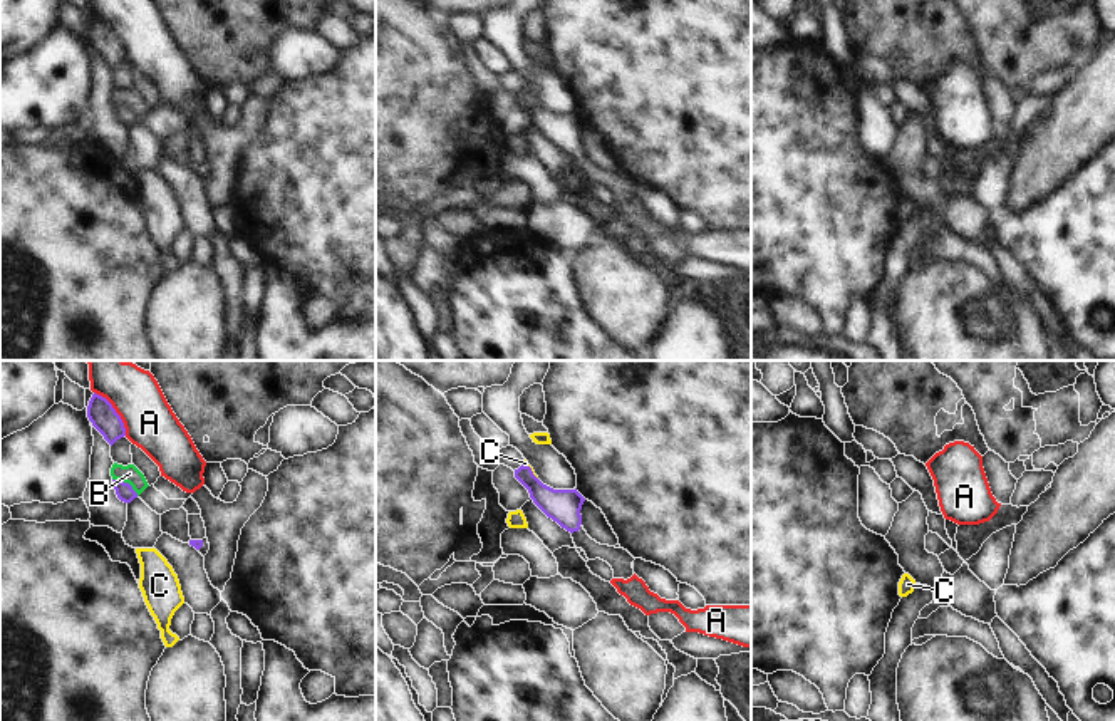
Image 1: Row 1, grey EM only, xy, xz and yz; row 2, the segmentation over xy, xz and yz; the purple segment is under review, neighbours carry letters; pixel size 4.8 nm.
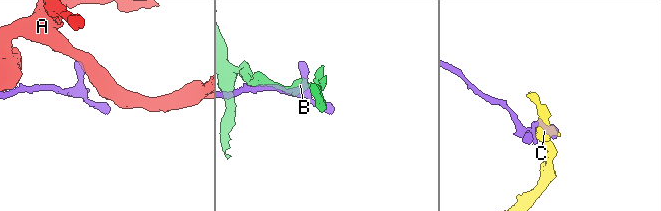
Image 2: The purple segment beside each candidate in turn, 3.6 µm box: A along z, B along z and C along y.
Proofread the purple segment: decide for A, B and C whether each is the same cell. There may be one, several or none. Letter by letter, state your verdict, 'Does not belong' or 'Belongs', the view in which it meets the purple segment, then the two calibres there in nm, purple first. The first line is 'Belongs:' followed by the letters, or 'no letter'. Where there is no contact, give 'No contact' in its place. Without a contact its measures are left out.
Belongs: no letter
A: Does not belong. Touches purple in xy. Thickness 130 nm (purple) against 240 nm
B: Does not belong. Touches purple in xy. Thickness 90 nm (purple) against 90 nm
C: Does not belong. Touches purple in xz. Thickness 160 nm (purple) against 20 nm.

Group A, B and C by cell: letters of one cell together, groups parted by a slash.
A / B / C

